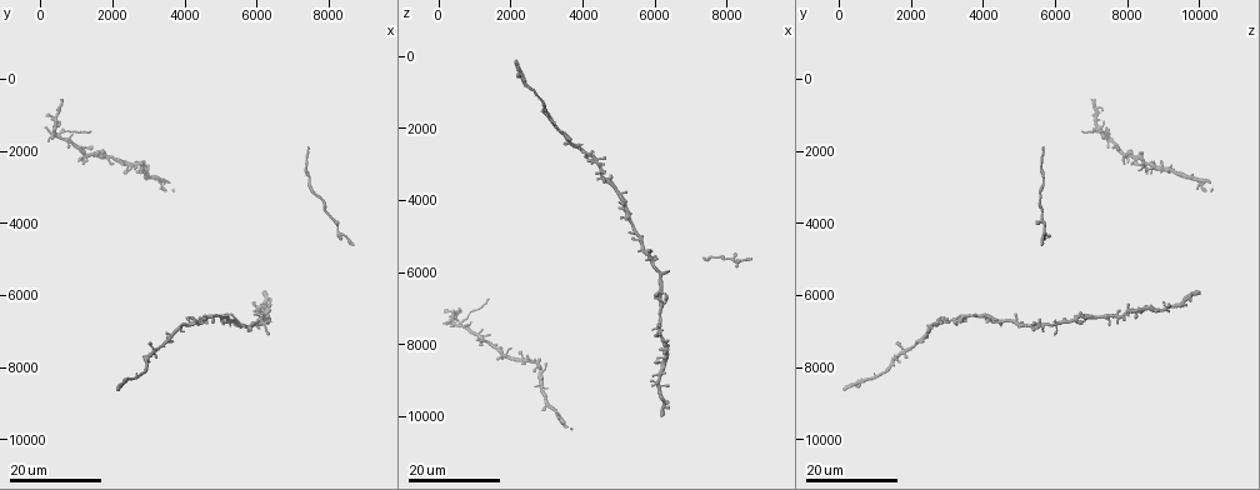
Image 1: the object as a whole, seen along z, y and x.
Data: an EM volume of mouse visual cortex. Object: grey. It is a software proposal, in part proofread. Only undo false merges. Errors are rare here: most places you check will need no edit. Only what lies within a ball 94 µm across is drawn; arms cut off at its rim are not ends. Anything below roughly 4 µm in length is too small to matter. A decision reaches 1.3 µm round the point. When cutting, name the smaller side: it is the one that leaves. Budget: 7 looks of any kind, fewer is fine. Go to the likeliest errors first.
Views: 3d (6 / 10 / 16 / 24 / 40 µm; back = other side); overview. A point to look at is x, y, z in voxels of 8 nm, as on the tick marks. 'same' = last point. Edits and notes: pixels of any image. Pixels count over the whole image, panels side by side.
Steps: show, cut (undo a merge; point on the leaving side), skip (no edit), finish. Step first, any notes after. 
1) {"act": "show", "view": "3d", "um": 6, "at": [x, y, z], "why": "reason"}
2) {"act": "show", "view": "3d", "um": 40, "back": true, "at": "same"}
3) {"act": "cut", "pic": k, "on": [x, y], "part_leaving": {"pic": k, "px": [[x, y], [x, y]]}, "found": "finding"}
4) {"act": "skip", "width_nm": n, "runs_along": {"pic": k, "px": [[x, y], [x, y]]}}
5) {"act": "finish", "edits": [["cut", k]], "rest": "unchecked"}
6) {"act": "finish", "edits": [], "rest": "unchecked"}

{"act": "show", "view": "3d", "um": 16, "at": [500, 1500, 7400], "why": "looks like a crossing"}

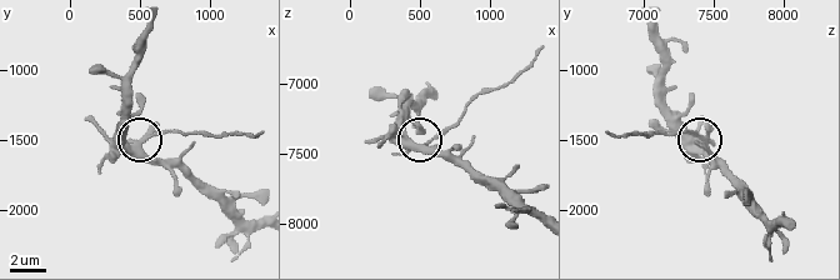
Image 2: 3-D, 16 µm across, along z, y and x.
{"act": "show", "view": "3d", "um": 6, "at": [460, 1540, 7440], "why": "closer look"}

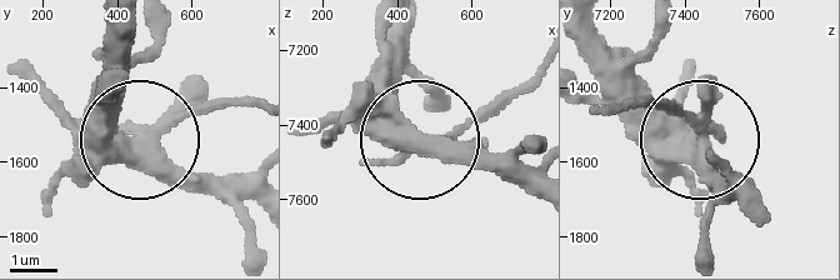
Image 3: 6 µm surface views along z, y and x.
{"act": "cut", "pic": 3, "on": [218, 108], "arms": 4, "part_leaving": {"pic": 3, "px": [[159, 129], [250, 104]]}, "found": "two neurons meet here"}

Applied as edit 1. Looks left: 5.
{"act": "show", "view": "3d", "um": 24, "at": [6200, 6800, 6000], "why": "four arms meet"}

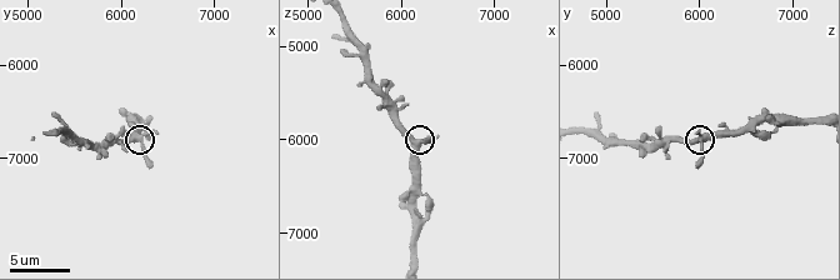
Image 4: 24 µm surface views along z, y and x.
{"act": "show", "view": "3d", "um": 10, "at": [6150, 6750, 6000]}

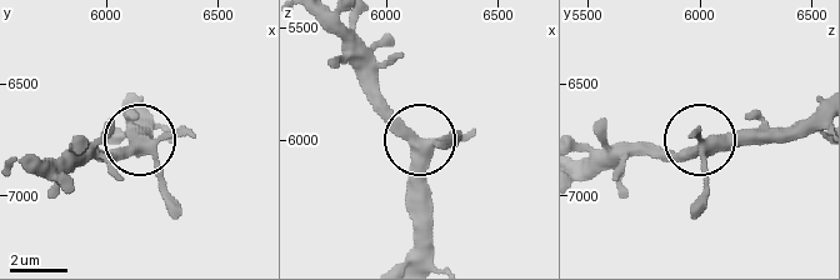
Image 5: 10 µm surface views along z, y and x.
{"act": "skip", "width_nm": 380, "runs_along": {"pic": 5, "px": [[819, 108], [783, 126], [704, 139], [699, 196]]}, "found": "one neuron here"}

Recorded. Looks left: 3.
{"act": "show", "view": "3d", "um": 16, "at": [6100, 6400, 9000], "why": "three-way junction"}

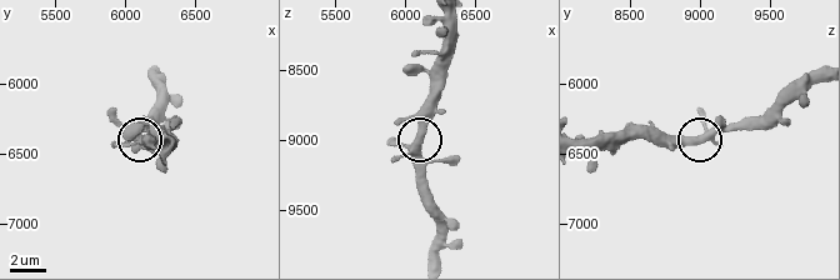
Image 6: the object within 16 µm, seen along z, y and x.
{"act": "show", "view": "3d", "um": 6, "at": [6100, 6440, 8920]}

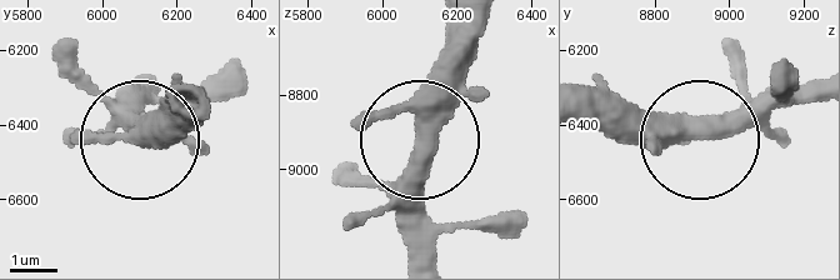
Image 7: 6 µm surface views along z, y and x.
{"act": "skip", "arms": 3, "runs_along": {"pic": 7, "px": [[419, 144], [419, 248]]}, "found": "all the same neuron"}

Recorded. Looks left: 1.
{"act": "finish", "edits": [["cut", 3]], "rest": "unchecked"}

